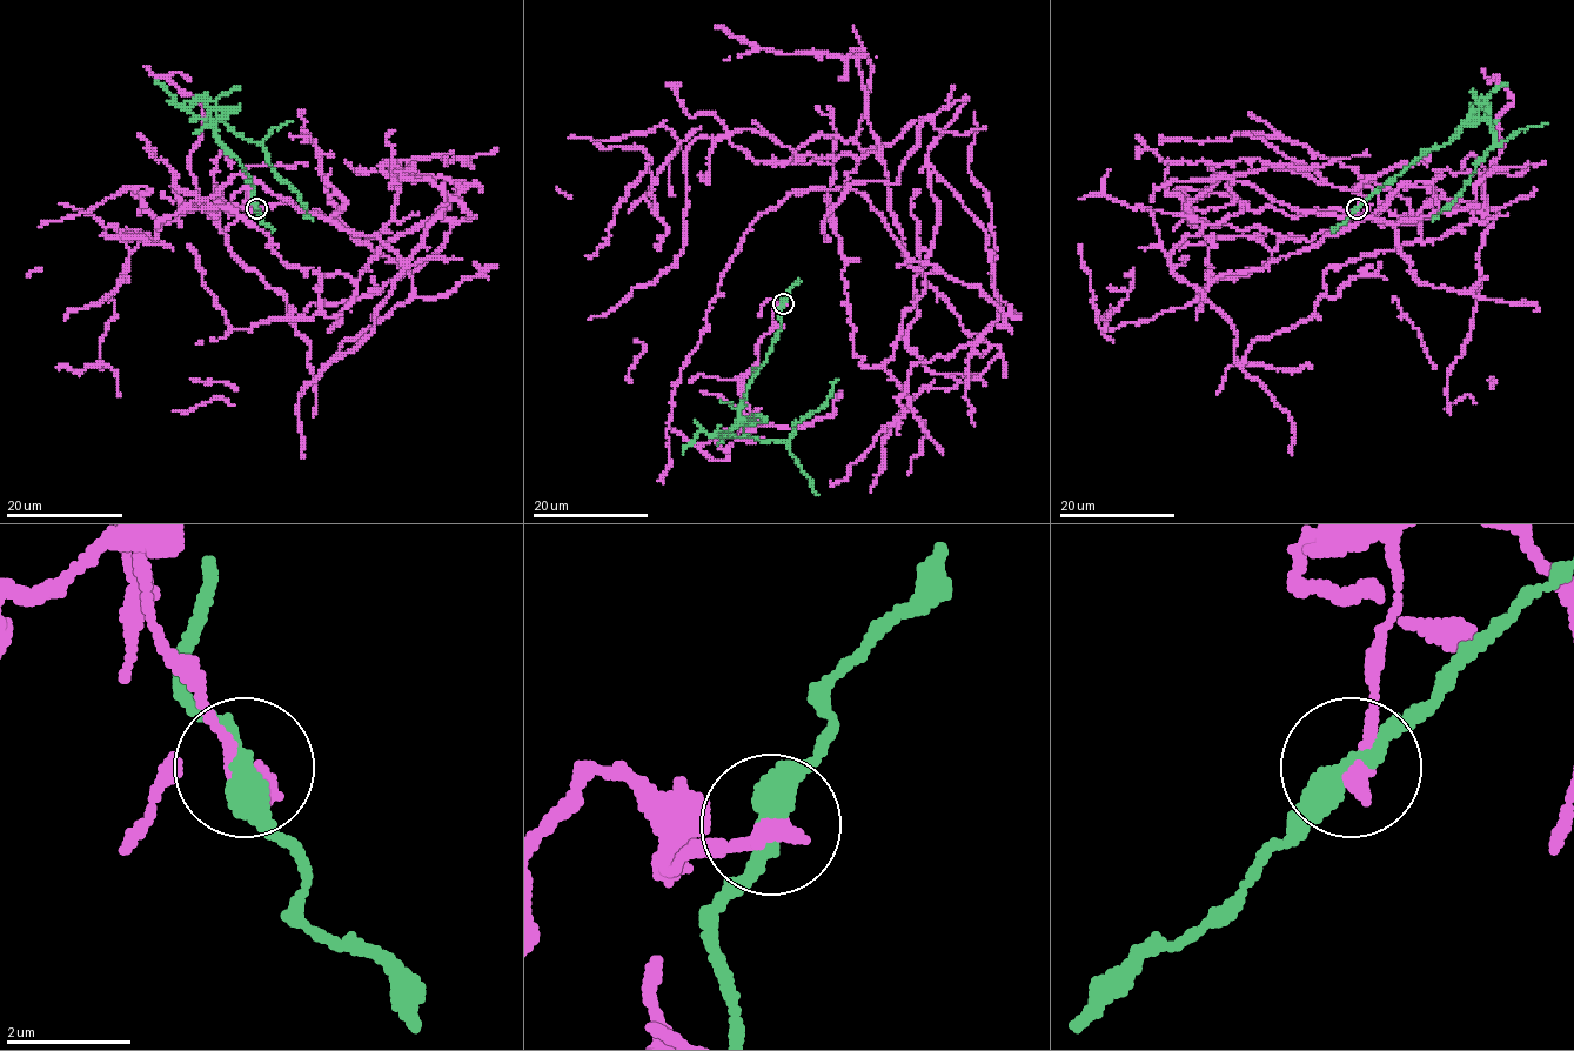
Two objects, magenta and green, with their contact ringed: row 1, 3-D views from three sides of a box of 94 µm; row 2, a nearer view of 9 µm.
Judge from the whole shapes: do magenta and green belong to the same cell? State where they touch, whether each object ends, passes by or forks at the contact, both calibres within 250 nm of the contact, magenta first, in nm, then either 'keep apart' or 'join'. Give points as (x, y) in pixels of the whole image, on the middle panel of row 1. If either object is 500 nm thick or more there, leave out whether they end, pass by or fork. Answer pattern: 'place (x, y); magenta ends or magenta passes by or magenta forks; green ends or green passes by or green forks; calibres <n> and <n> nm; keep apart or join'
place (783, 303); magenta ends; green passes by; calibres 360 and 360 nm; keep apart

